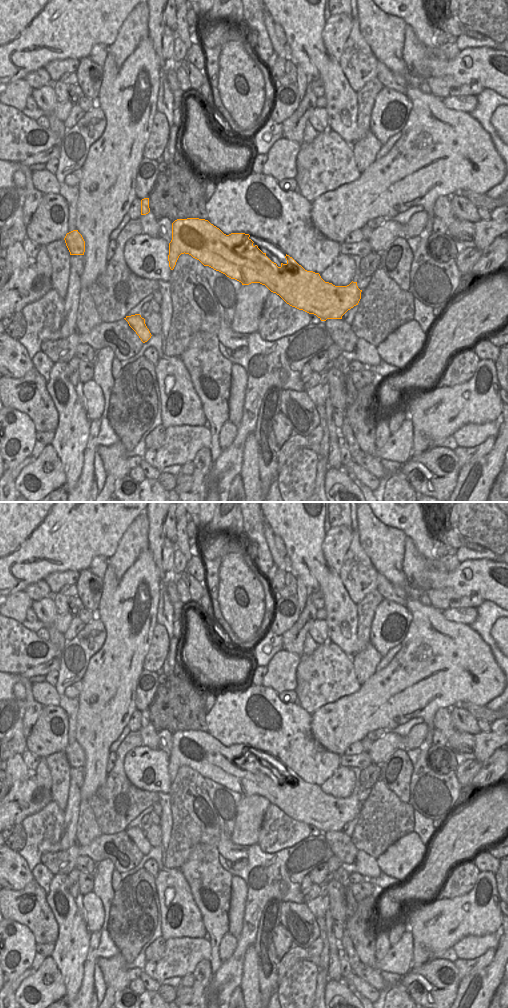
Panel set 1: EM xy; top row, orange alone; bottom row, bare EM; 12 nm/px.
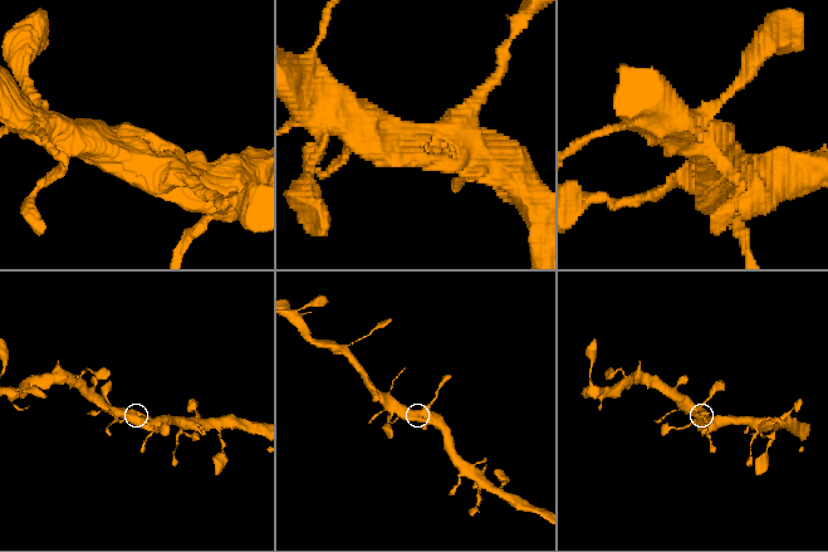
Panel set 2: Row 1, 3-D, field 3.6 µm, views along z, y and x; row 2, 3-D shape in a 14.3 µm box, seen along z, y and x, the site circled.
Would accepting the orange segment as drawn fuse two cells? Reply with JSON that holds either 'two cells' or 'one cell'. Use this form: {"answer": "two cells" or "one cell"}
{"answer": "one cell"}

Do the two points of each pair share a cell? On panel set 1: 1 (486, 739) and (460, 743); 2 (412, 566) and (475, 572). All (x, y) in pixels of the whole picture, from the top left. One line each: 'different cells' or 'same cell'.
1: different cells
2: same cell

